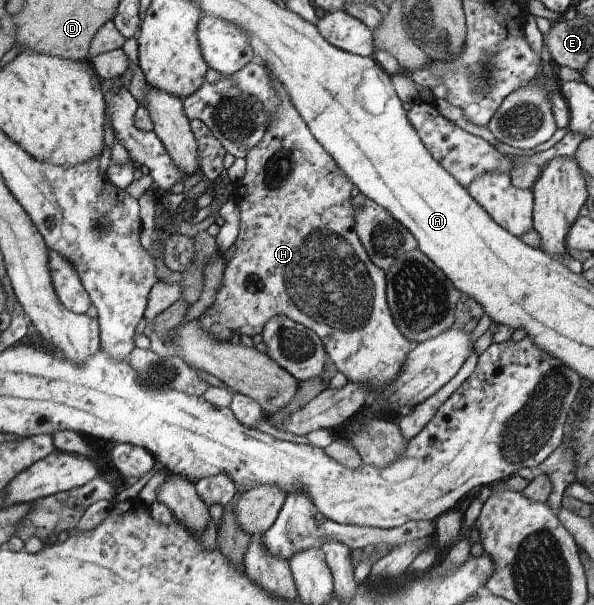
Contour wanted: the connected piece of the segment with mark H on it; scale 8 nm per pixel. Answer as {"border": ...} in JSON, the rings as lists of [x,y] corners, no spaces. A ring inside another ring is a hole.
{"border":[[[268,69],[268,75],[273,83],[273,89],[278,91],[280,103],[274,121],[265,130],[263,139],[246,155],[246,172],[243,178],[235,181],[234,193],[231,195],[233,201],[237,203],[240,209],[240,224],[237,240],[235,241],[235,253],[226,263],[223,273],[223,279],[212,306],[208,307],[197,321],[205,332],[211,332],[212,335],[220,342],[229,342],[231,335],[247,335],[253,337],[257,333],[262,333],[264,325],[273,317],[284,315],[294,322],[300,323],[307,327],[308,330],[314,331],[317,337],[323,342],[326,355],[329,363],[335,364],[338,371],[341,371],[349,382],[363,384],[369,386],[372,392],[376,392],[379,388],[384,388],[387,384],[400,374],[401,368],[406,360],[406,355],[409,353],[411,342],[400,333],[399,328],[393,321],[392,313],[390,312],[388,301],[386,300],[385,271],[381,271],[379,267],[375,267],[371,263],[371,259],[367,257],[357,233],[354,228],[354,209],[352,204],[351,189],[354,183],[347,177],[347,174],[337,165],[337,162],[325,148],[313,137],[310,129],[295,106],[291,103],[288,93],[285,88],[279,83]]]}

